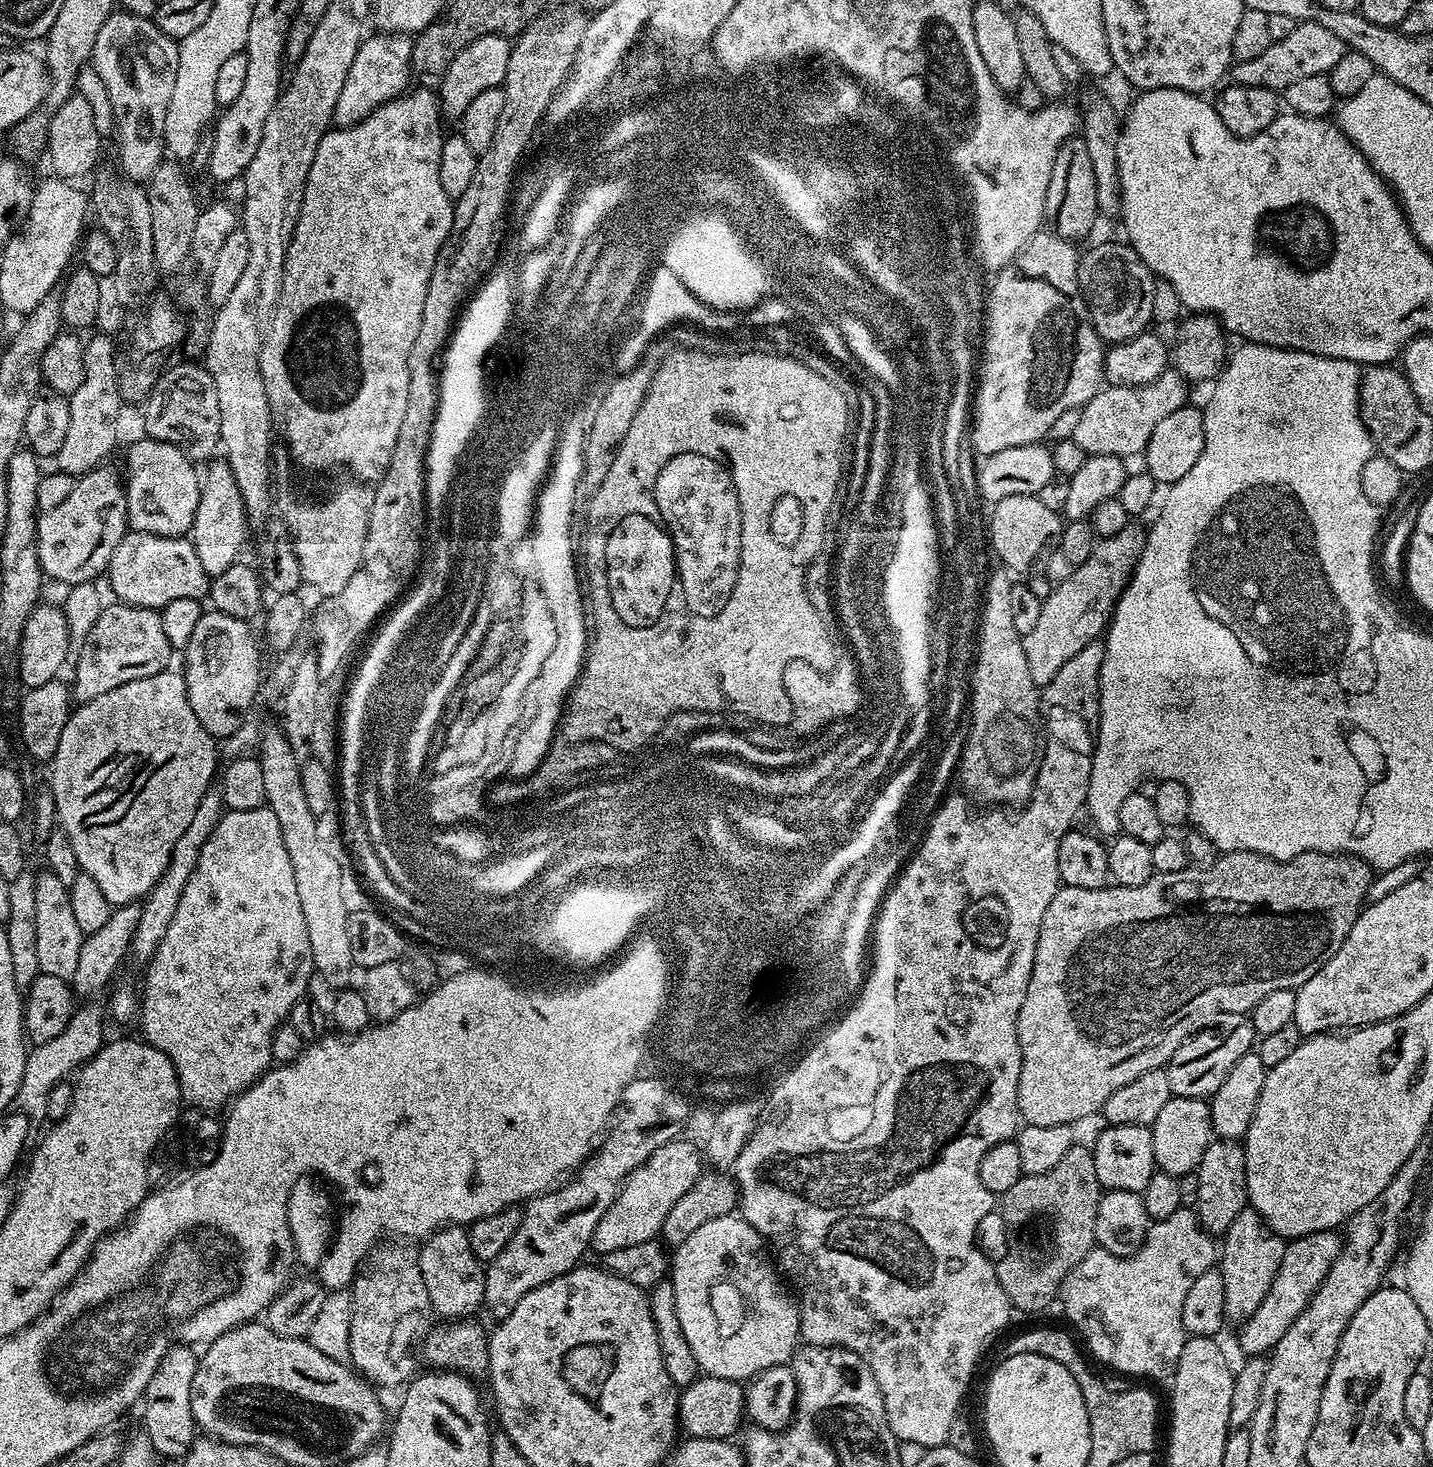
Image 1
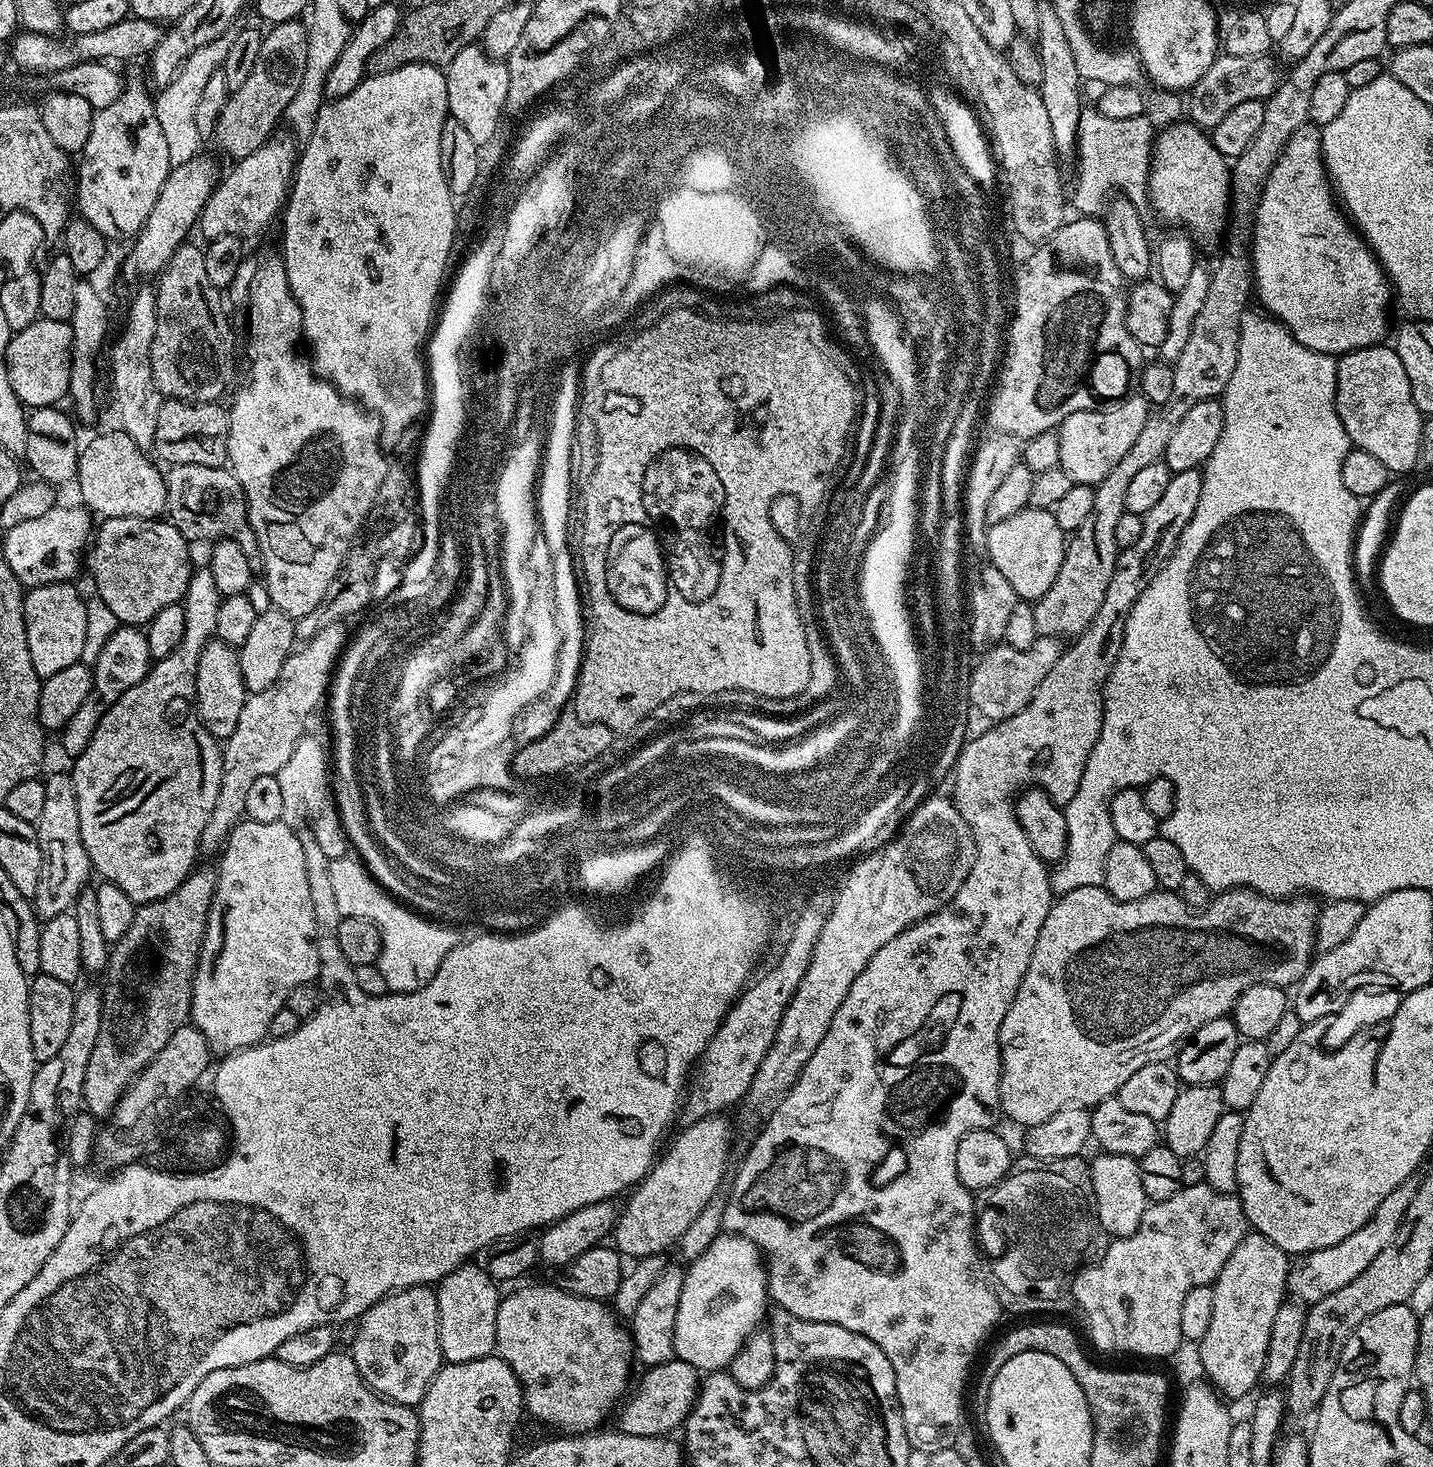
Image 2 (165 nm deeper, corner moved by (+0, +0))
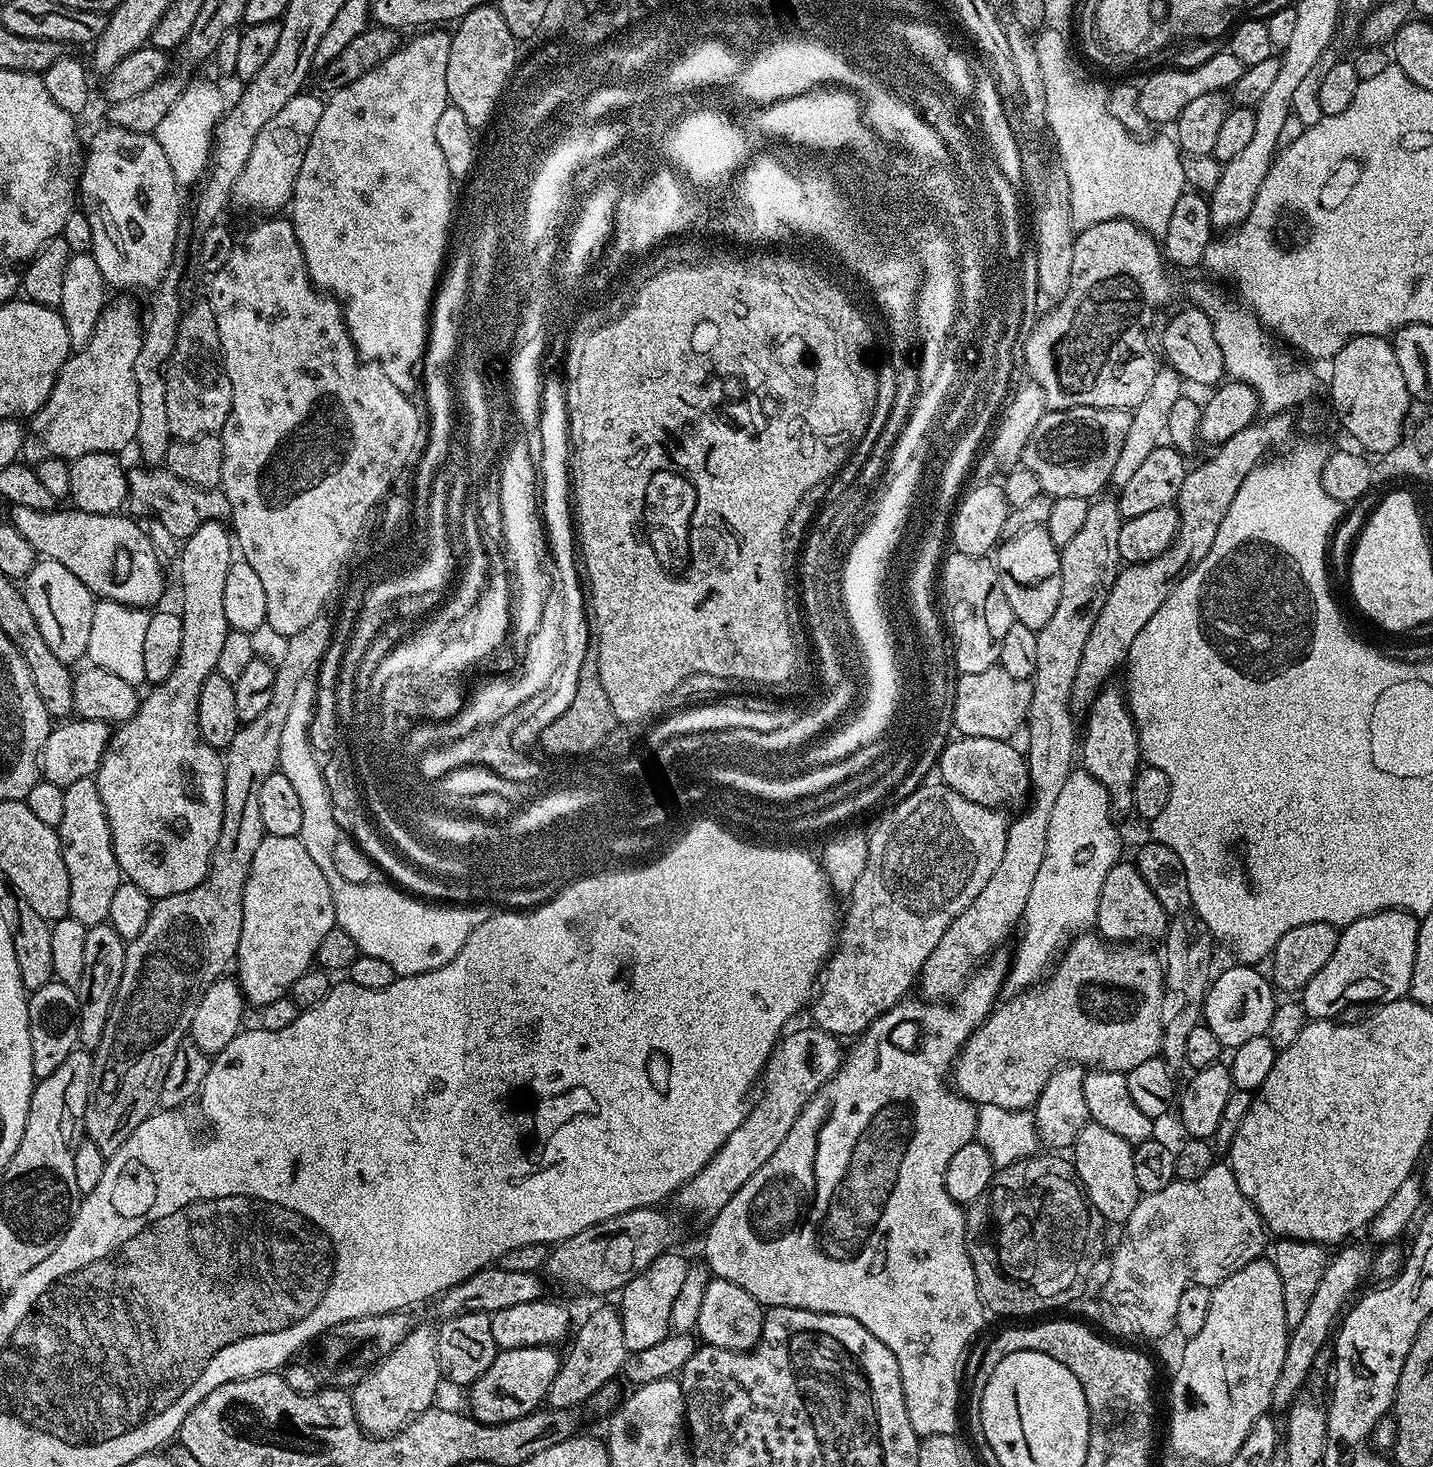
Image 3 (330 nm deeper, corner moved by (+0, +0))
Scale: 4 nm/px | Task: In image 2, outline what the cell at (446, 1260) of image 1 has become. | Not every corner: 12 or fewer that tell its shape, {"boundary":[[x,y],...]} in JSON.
{"boundary":[[479,1263],[435,1285],[440,1355],[493,1355],[502,1299]]}

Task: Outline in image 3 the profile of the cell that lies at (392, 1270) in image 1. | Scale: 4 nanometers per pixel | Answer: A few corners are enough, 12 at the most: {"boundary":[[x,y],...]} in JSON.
{"boundary":[[413,1327],[350,1390],[356,1422],[395,1436],[437,1403],[433,1329]]}

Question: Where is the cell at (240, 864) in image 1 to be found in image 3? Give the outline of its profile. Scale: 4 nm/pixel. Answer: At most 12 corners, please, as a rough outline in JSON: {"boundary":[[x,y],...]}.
{"boundary":[[265,835],[244,883],[245,1001],[289,995],[335,927],[299,836]]}

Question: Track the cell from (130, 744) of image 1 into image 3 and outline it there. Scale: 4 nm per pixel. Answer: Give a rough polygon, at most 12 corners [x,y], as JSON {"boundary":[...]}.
{"boundary":[[234,536],[179,549],[170,678],[94,777],[121,873],[161,900],[204,881],[224,757],[198,698],[226,634]]}

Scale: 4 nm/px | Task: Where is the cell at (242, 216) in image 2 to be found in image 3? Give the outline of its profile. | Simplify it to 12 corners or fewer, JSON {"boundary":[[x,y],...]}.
{"boundary":[[319,95],[290,98],[254,138],[231,203],[289,207]]}

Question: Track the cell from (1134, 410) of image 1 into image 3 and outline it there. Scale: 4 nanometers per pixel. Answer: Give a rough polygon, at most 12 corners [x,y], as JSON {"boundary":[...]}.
{"boundary":[[1126,408],[1048,410],[1020,459],[1053,498],[1096,498]]}

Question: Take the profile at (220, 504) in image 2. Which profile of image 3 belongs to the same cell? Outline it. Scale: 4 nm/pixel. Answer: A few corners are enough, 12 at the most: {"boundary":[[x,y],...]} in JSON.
{"boundary":[[127,469],[126,508],[177,538],[229,519],[219,487]]}

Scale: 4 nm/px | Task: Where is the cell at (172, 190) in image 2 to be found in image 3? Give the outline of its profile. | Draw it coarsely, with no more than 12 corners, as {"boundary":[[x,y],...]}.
{"boundary":[[105,303],[27,421],[29,465],[138,434],[142,312]]}

